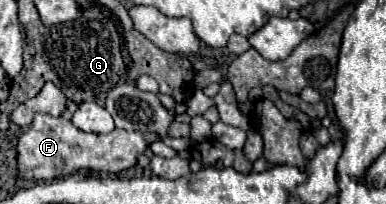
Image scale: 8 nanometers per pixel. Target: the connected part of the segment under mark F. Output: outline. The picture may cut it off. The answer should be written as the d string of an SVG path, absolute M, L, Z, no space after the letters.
M34 114L32 124L18 140L18 174L22 178L34 180L52 180L68 176L76 170L102 170L102 172L122 172L136 164L136 158L154 142L154 134L138 134L126 130L112 130L108 134L88 134L78 130L70 120L50 114Z

